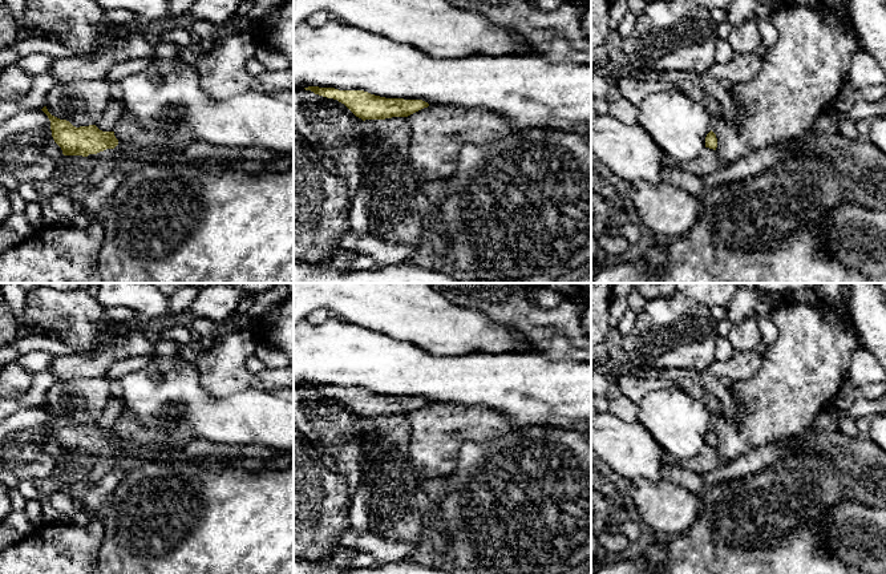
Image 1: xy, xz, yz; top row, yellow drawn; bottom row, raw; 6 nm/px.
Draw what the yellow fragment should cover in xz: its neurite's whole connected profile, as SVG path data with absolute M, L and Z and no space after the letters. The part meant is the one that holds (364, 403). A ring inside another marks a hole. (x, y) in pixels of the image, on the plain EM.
M308 384L304 387L327 396L337 397L363 419L408 415L429 404L422 397L385 396L364 388L339 388L319 384Z

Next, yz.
M711 428L705 434L705 446L692 460L679 461L679 465L697 476L716 470L720 466L720 456L716 450L717 436Z

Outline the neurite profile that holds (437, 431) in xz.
M429 403L406 415L410 434L406 441L409 460L418 477L445 477L450 474L458 461L458 452L465 442L484 442L507 434L513 423L503 415L487 407L461 407L454 404Z

